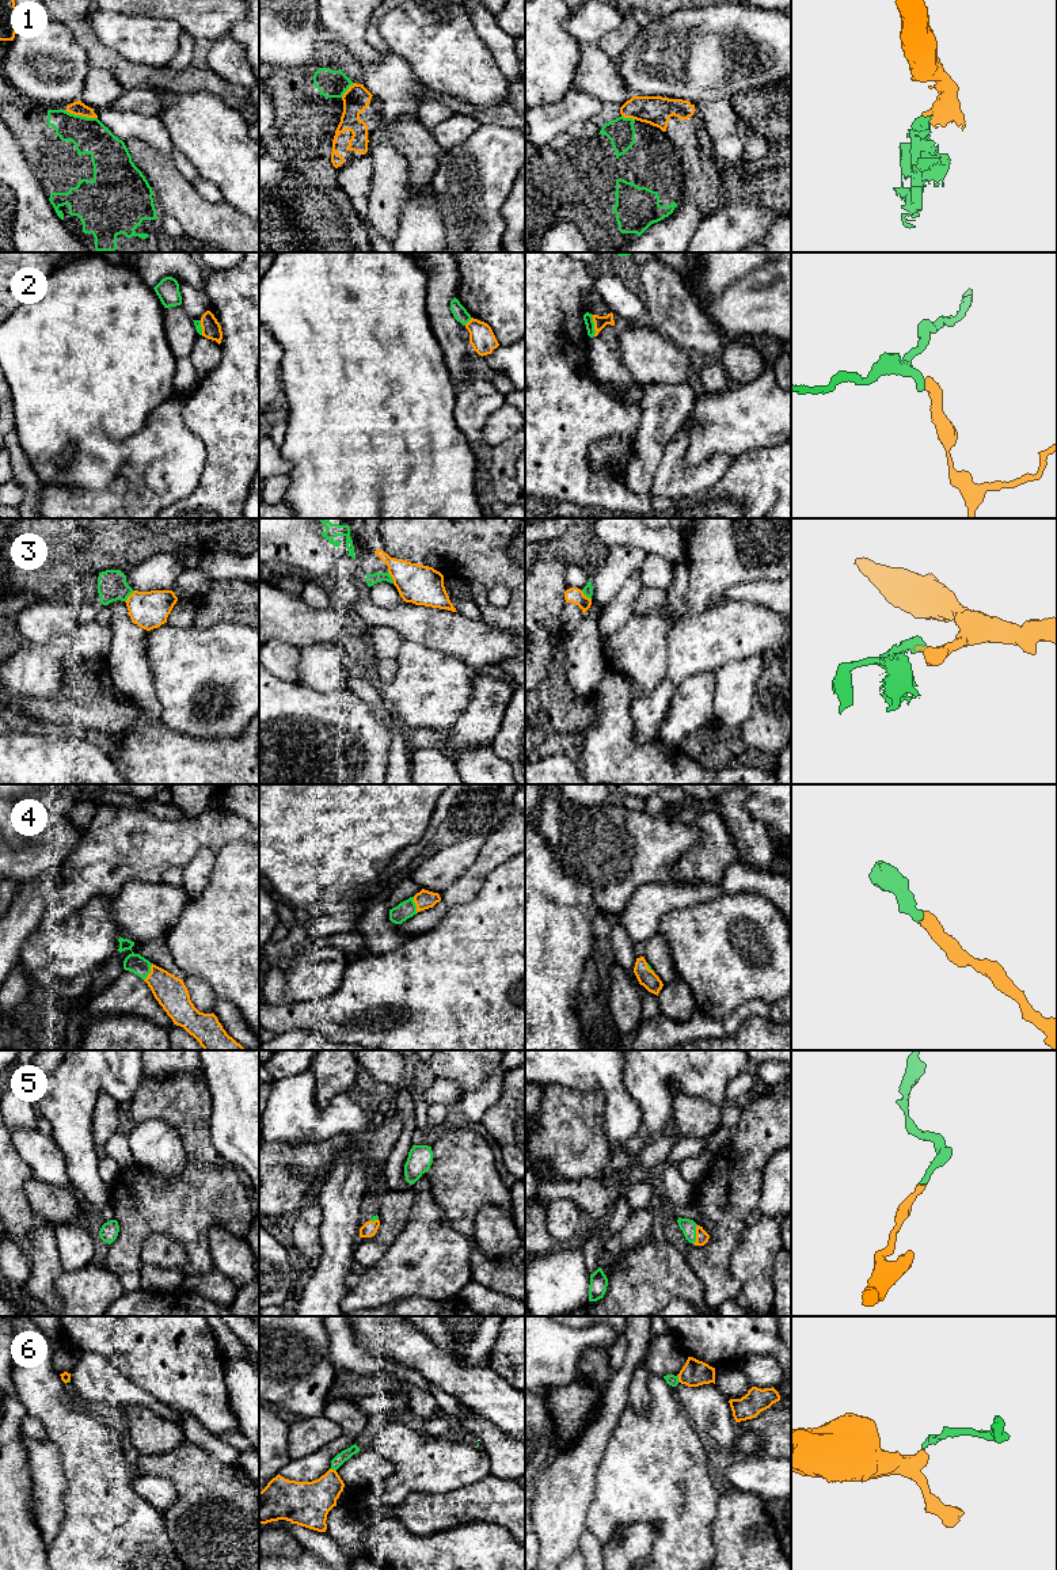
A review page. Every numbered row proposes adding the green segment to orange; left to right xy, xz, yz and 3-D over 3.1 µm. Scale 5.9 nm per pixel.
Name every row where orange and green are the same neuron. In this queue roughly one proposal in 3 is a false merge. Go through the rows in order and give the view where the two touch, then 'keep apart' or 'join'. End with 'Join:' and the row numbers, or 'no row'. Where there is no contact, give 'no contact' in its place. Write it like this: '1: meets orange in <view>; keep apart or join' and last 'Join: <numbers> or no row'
1: meets orange in xy; keep apart
2: meets orange in yz; keep apart
3: meets orange in xy; keep apart
4: meets orange in xy; join
5: meets orange in yz; join
6: meets orange in yz; keep apart
Join: 4, 5

